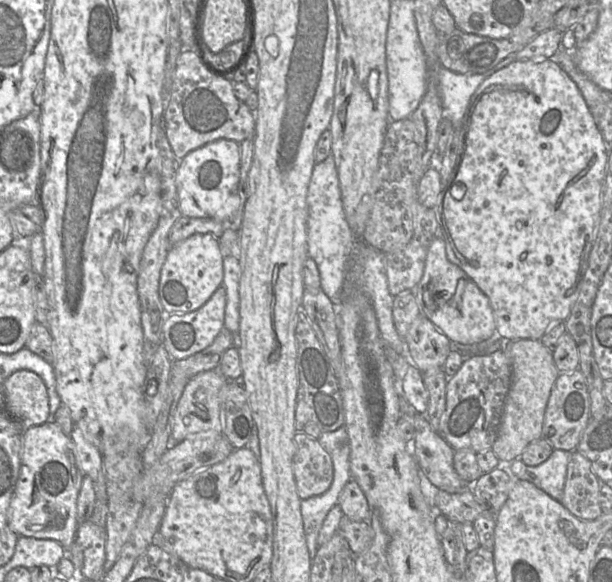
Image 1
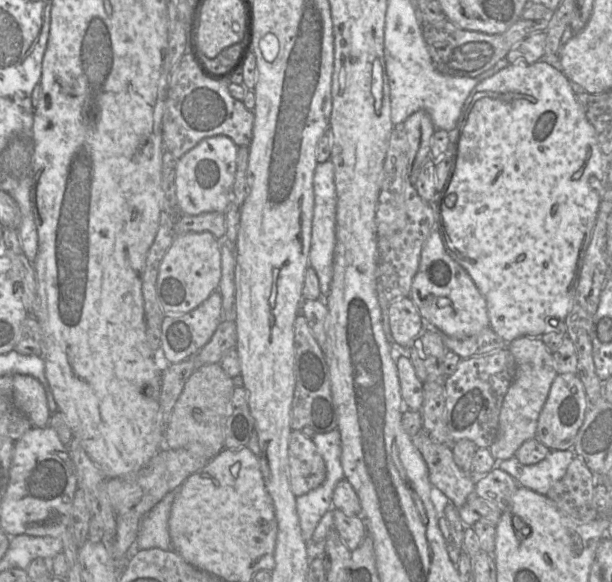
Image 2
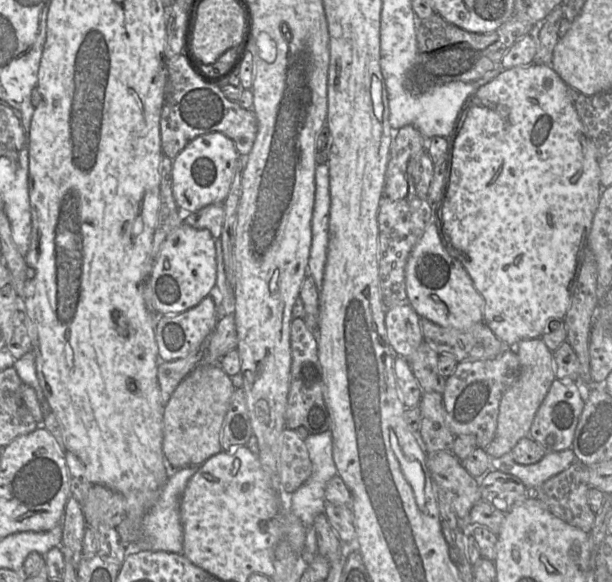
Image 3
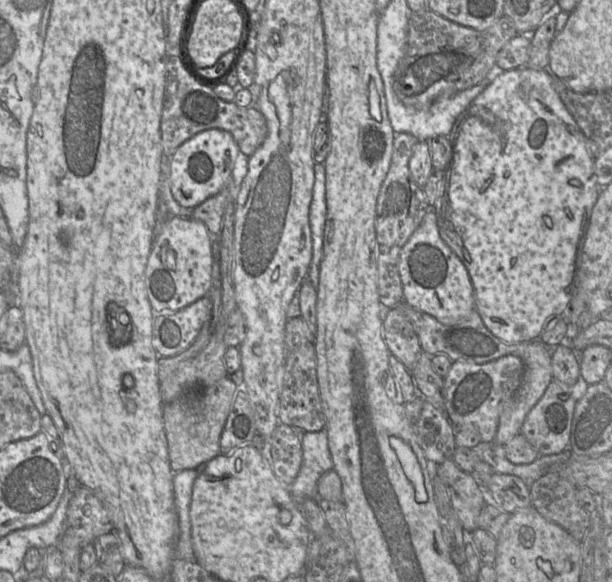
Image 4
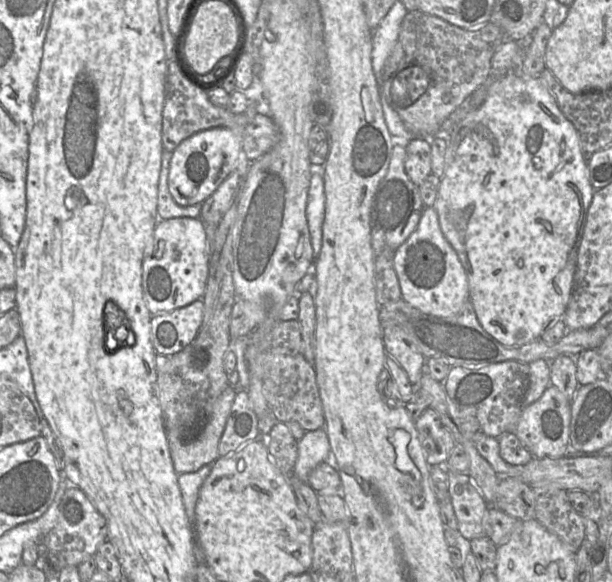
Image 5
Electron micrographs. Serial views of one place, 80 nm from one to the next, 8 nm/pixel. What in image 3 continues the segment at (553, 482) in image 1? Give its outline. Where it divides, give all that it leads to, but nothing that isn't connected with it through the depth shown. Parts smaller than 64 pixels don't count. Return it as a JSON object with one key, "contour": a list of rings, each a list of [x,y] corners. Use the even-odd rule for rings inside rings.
{"contour":[[[573,450],[546,453],[534,464],[521,465],[516,463],[511,453],[499,458],[490,457],[490,469],[513,475],[521,480],[527,490],[536,490],[551,477],[566,470],[576,461]]]}

